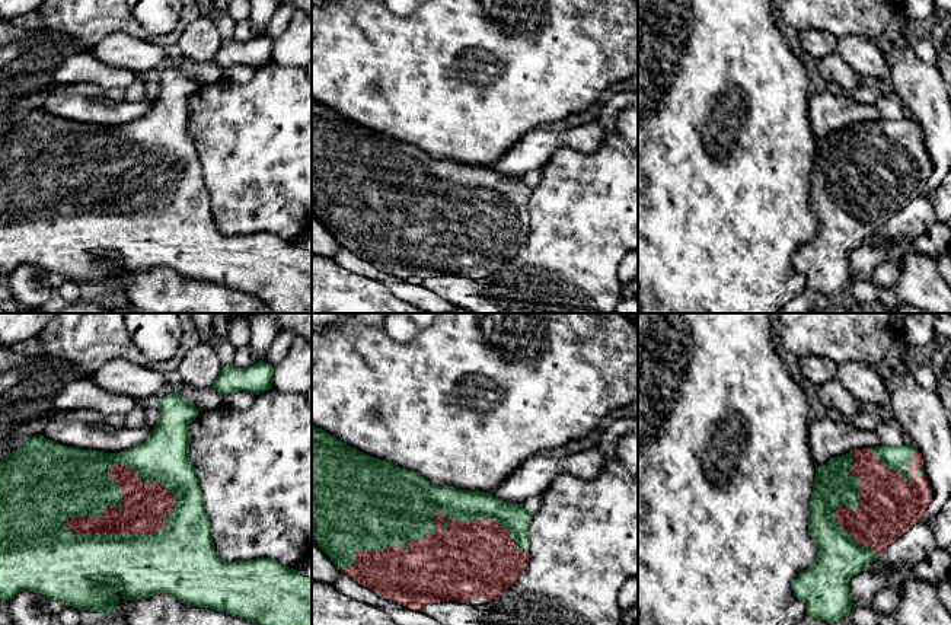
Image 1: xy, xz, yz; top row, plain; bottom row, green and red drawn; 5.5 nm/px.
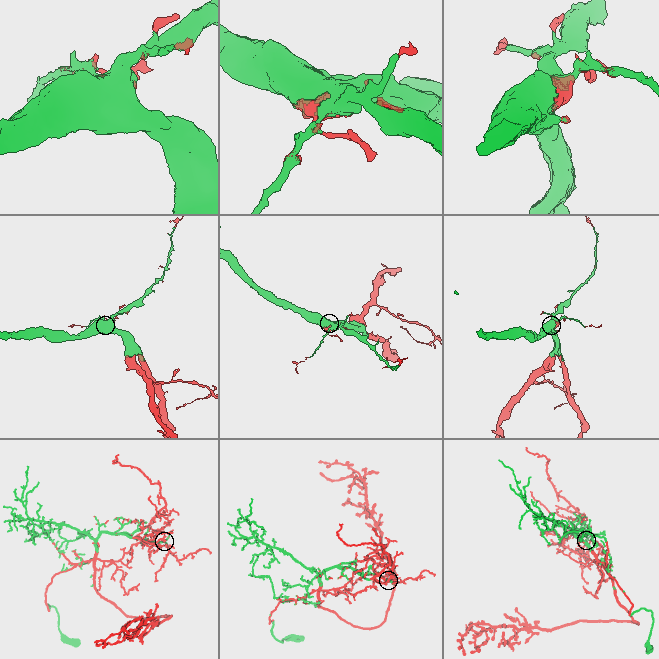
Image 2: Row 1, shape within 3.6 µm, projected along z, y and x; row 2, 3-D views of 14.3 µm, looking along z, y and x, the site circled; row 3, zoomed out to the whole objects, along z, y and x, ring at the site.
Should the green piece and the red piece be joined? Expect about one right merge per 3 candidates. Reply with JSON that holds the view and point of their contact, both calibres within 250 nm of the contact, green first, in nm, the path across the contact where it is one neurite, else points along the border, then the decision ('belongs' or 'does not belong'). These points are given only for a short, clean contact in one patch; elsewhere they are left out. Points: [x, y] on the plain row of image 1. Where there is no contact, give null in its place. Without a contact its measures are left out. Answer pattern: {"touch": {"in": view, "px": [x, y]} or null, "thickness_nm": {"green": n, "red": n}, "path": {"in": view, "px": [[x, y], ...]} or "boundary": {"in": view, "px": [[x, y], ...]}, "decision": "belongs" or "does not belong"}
{"touch": {"in": "xy", "px": [130, 209]}, "thickness_nm": {"green": 360, "red": 260}, "decision": "belongs"}

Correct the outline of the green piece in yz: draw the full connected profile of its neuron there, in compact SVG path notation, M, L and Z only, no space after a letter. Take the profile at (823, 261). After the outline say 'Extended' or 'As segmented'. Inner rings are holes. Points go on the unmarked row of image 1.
M910 118L855 122L816 141L810 173L808 205L818 230L792 256L794 268L805 277L807 288L836 296L849 288L849 256L897 211L919 197L932 175L923 133Z. Extended

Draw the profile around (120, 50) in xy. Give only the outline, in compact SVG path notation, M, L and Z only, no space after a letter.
M122 32L103 38L92 52L99 61L111 67L128 68L140 77L146 77L150 70L167 60L166 47Z

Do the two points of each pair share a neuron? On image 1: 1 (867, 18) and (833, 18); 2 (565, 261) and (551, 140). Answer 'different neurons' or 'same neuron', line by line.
1: same neuron
2: different neurons

